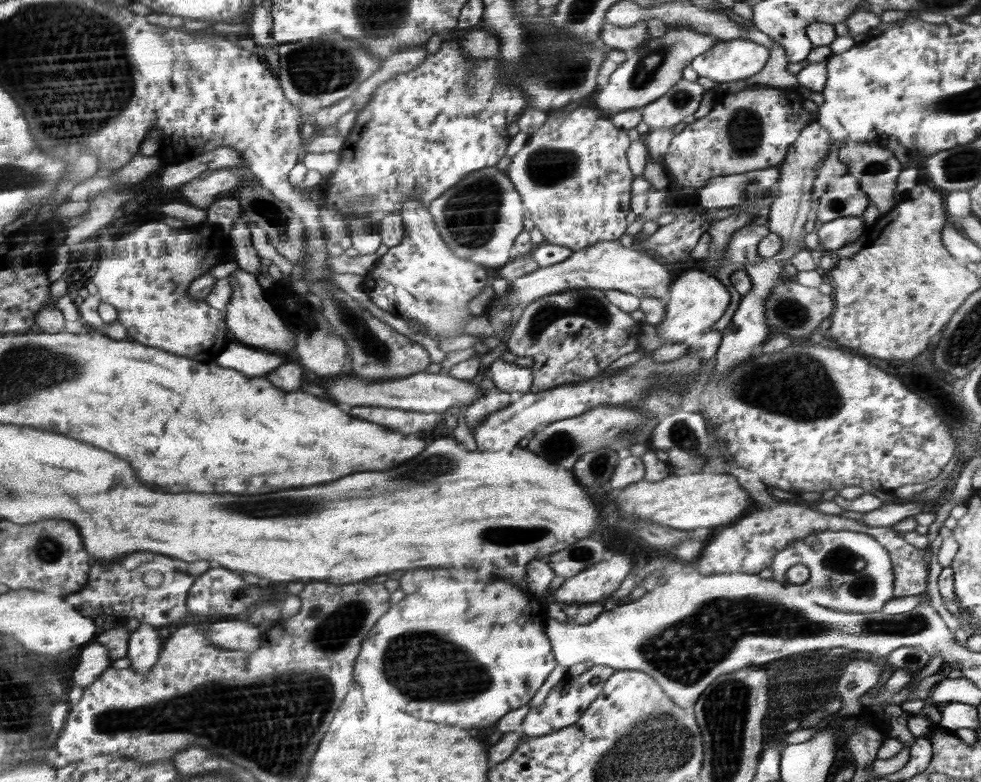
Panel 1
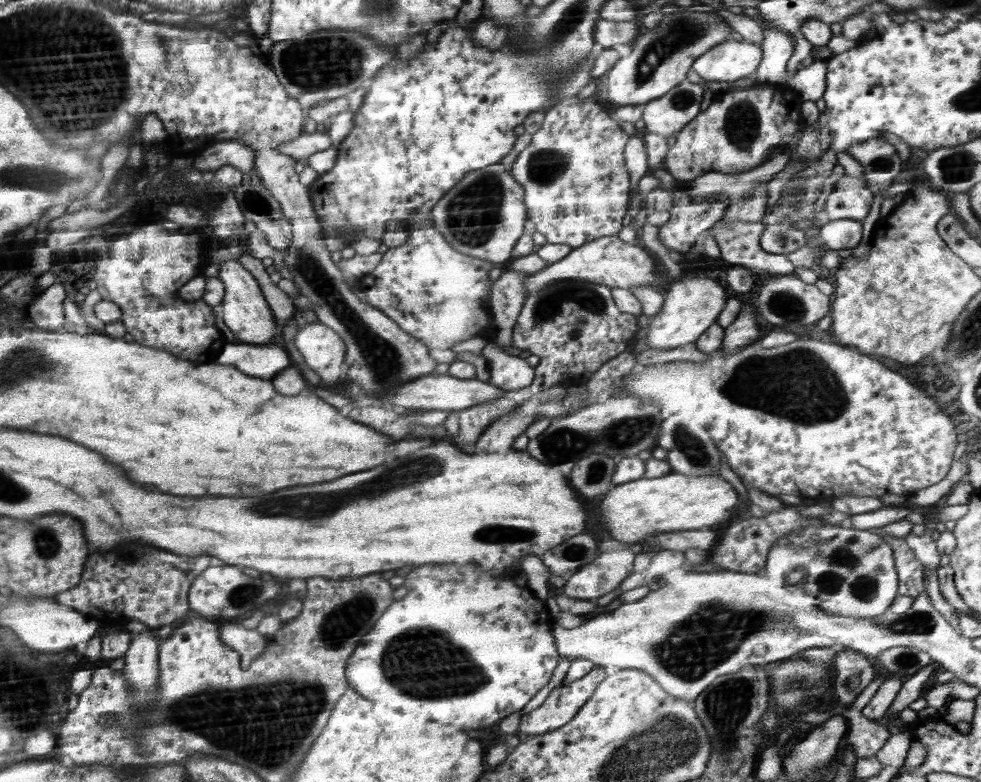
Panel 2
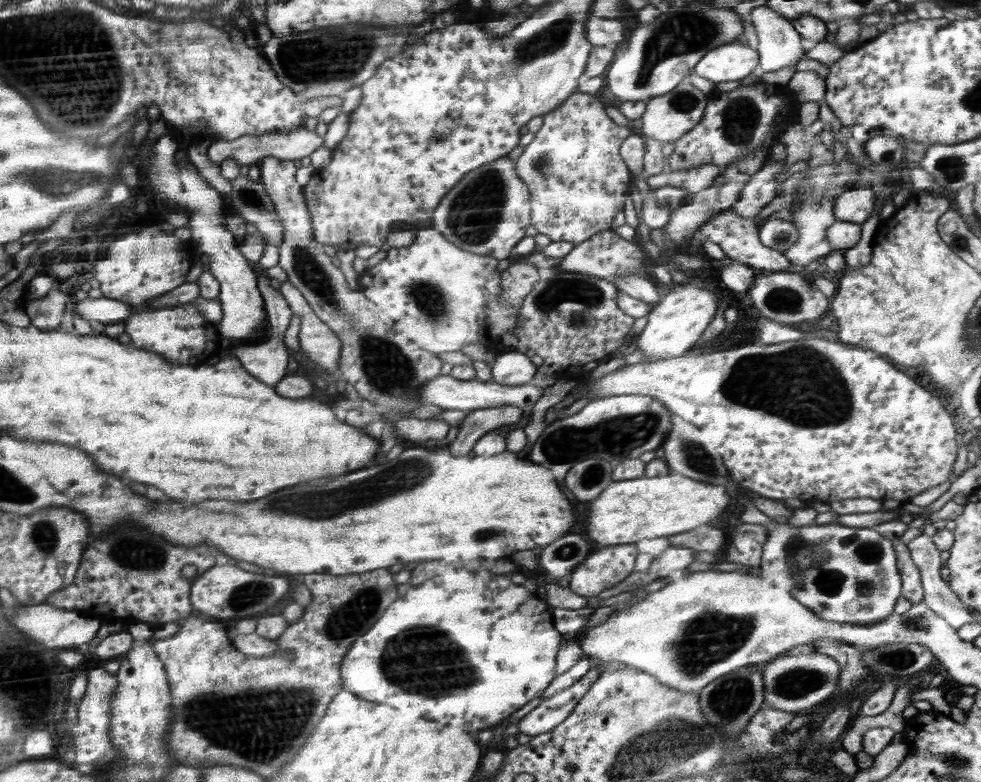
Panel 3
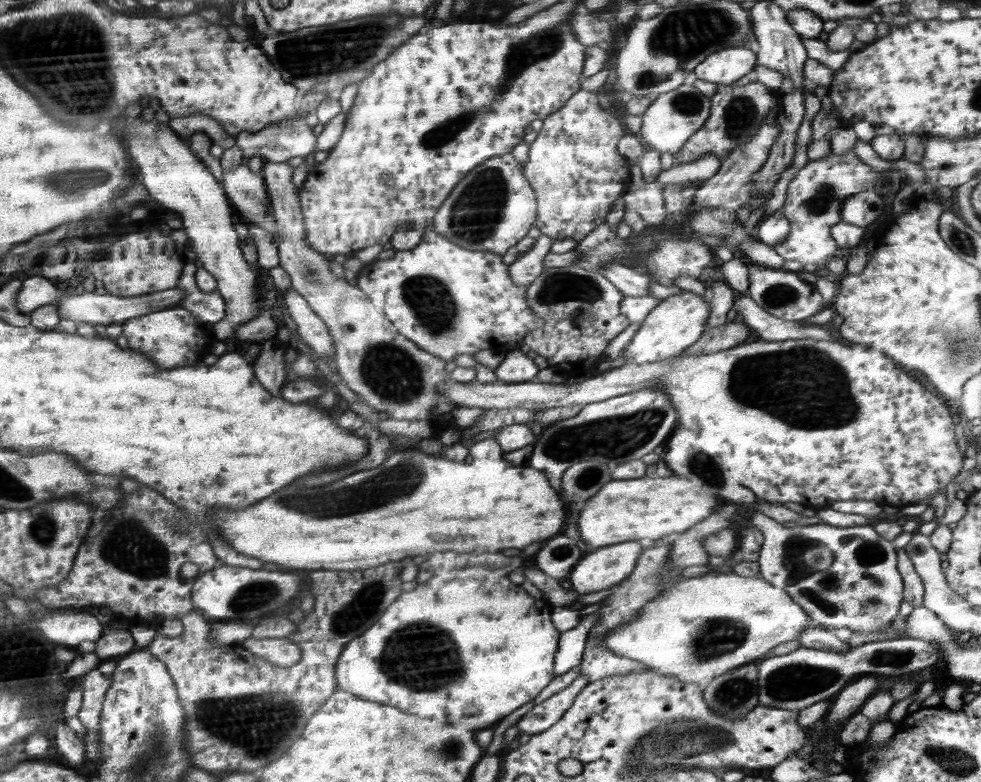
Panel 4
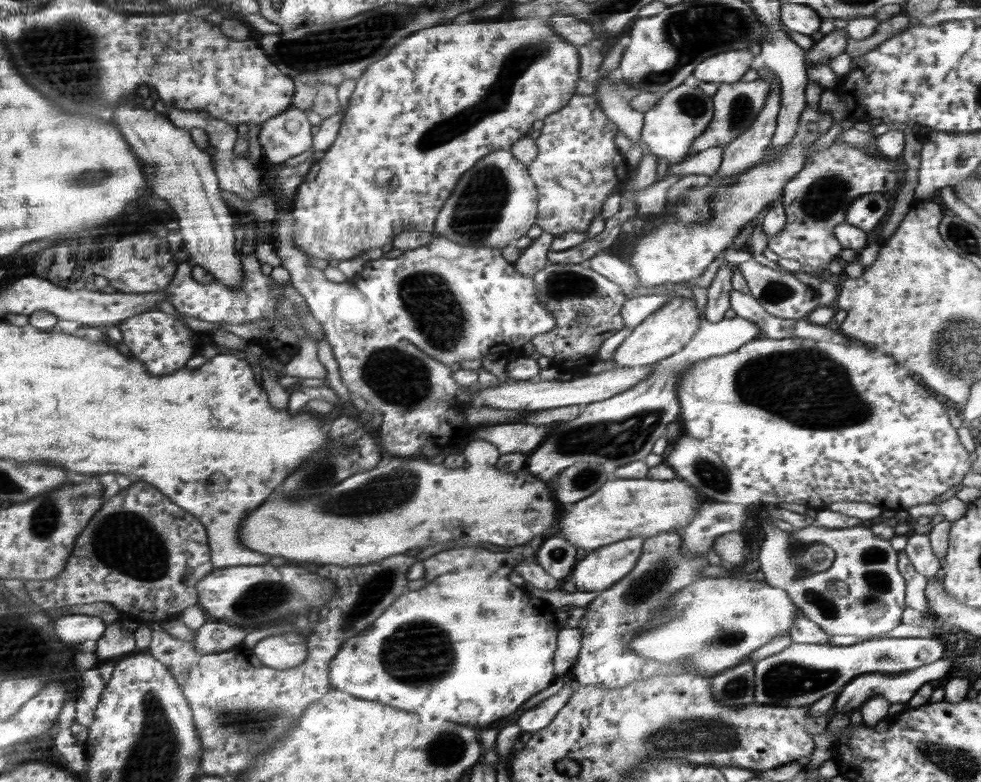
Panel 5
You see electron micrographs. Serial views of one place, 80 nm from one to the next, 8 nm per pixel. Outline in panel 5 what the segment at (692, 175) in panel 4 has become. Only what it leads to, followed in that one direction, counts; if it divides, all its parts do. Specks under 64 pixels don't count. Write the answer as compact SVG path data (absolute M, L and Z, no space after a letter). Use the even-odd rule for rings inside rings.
M714 146L702 152L692 153L681 163L669 165L667 174L677 174L680 178L692 174L705 174L711 178L720 168L723 148L724 146Z

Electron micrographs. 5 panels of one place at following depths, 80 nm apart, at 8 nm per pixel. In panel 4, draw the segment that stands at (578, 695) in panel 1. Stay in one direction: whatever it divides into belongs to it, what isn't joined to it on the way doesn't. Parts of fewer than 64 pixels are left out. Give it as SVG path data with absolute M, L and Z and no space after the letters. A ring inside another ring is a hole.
M580 675L563 691L551 695L538 705L534 705L515 725L521 733L536 734L548 730L553 724L556 724L565 710L570 708L574 702L575 696L580 694L589 680Z

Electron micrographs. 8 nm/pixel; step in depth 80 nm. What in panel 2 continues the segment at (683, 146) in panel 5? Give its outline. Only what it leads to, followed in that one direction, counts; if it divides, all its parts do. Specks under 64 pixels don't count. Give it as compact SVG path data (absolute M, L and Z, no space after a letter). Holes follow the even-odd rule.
M685 79L667 95L645 104L641 119L649 133L661 134L668 138L690 124L700 112L702 86Z

